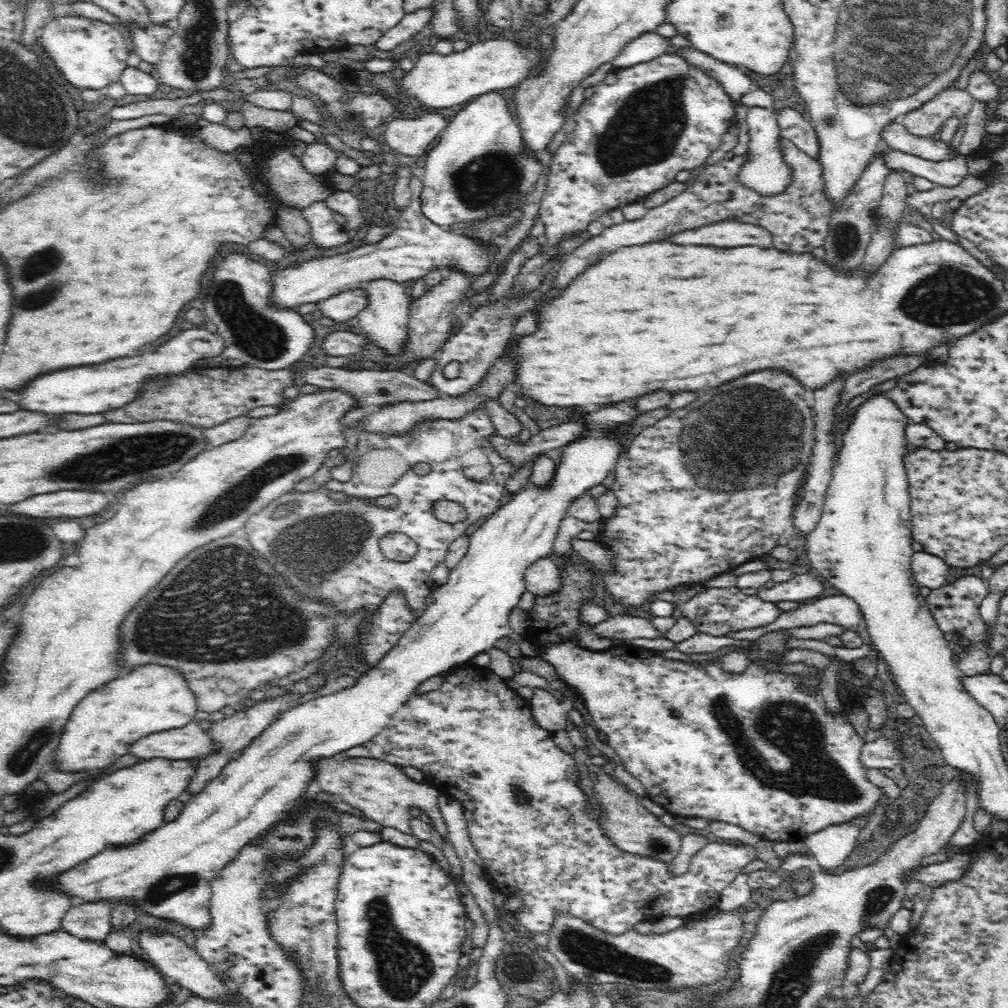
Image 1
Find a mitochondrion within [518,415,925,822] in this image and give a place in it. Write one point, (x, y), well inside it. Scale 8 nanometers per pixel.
(788, 749)

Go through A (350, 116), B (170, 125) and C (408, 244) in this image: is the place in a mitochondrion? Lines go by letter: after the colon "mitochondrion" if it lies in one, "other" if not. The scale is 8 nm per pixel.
A: mitochondrion
B: other
C: other

